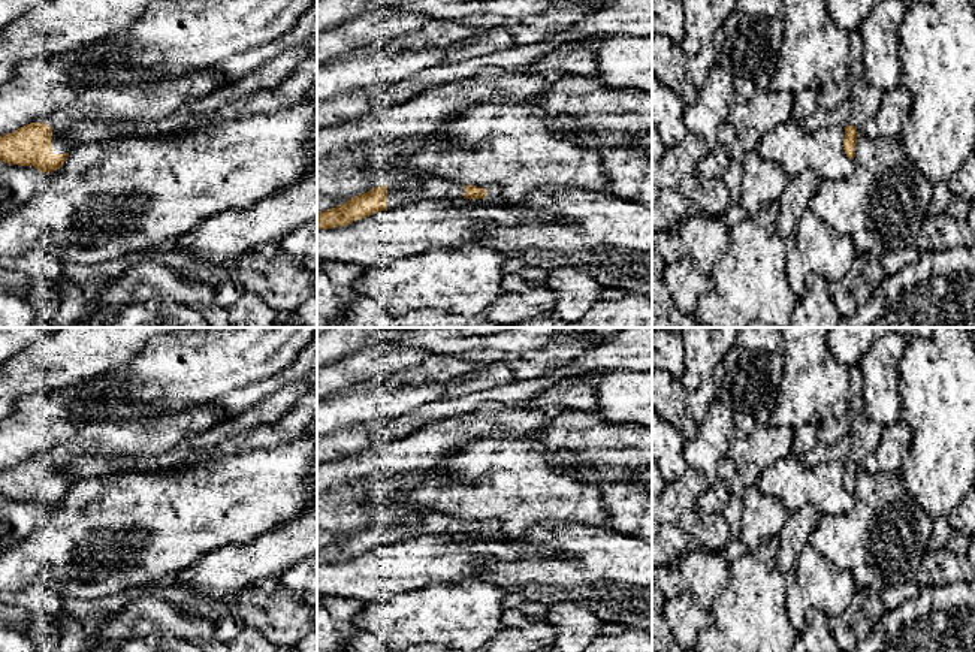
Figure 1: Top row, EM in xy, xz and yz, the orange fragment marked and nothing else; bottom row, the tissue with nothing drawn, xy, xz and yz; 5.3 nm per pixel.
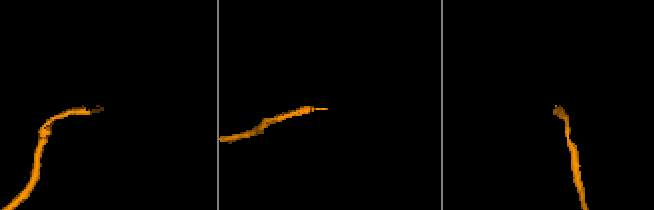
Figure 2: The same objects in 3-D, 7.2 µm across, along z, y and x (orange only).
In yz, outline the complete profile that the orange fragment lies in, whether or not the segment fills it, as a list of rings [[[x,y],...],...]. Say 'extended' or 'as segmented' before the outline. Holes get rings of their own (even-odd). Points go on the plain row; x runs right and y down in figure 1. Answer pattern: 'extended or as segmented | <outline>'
extended | [[[864,414],[855,416],[851,422],[849,431],[849,456],[852,461],[845,462],[843,485],[849,493],[855,492],[855,482],[858,473],[858,462],[864,462],[866,456],[873,452],[881,440],[884,426],[875,420],[867,419]]]

